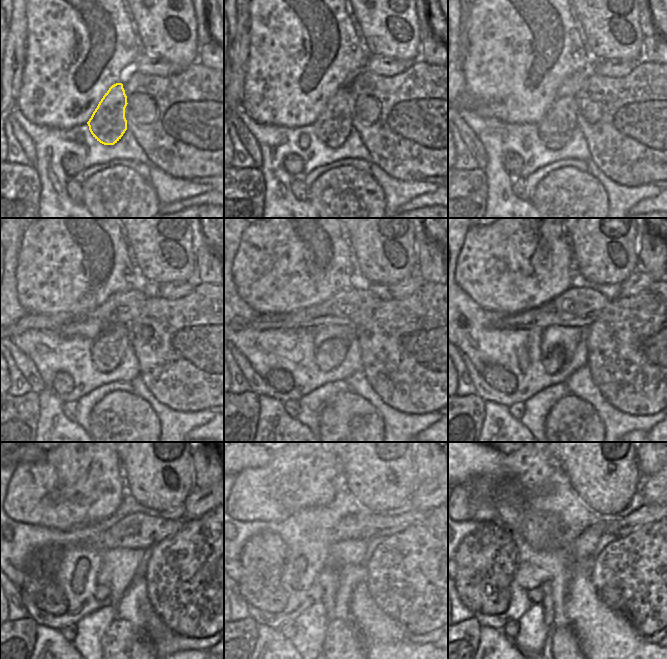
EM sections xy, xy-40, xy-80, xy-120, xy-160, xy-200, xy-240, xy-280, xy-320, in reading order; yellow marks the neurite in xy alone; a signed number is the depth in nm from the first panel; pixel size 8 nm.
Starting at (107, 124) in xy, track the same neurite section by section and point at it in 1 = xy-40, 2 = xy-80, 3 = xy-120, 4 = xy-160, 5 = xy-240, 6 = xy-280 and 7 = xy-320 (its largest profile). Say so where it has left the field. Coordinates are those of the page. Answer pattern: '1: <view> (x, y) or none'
1: xy-40 (333, 125)
2: xy-80 (555, 128)
3: xy-120 (107, 350)
4: xy-160 (330, 354)
5: xy-240 (101, 592)
6: xy-280 (315, 592)
7: xy-320 (535, 596)

